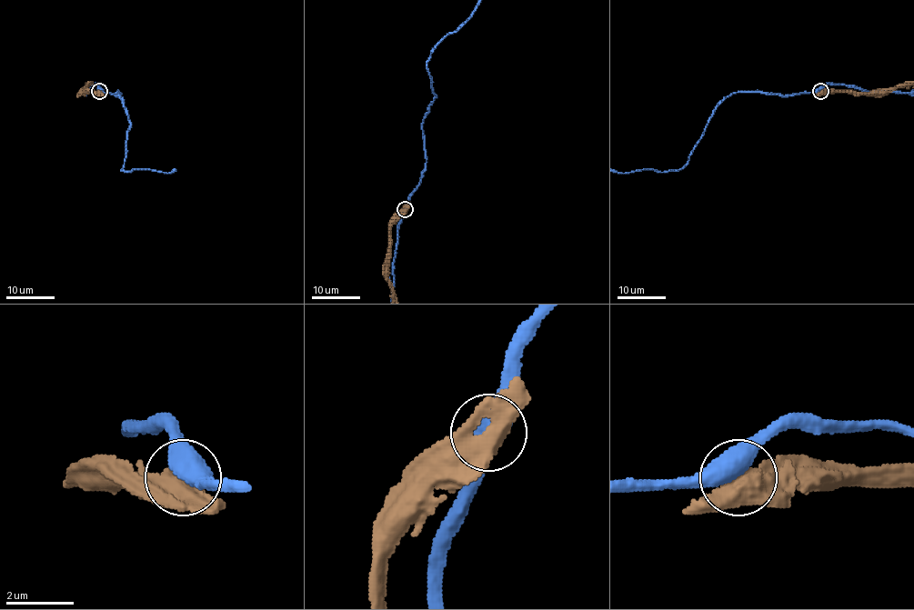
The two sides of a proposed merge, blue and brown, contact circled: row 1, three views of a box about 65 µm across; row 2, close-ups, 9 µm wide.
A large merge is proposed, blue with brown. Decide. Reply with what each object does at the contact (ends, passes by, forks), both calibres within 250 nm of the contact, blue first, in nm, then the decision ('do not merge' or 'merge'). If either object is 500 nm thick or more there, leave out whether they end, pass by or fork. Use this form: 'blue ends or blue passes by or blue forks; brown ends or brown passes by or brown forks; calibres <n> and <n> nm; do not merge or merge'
calibres 500 and 550 nm; do not merge

